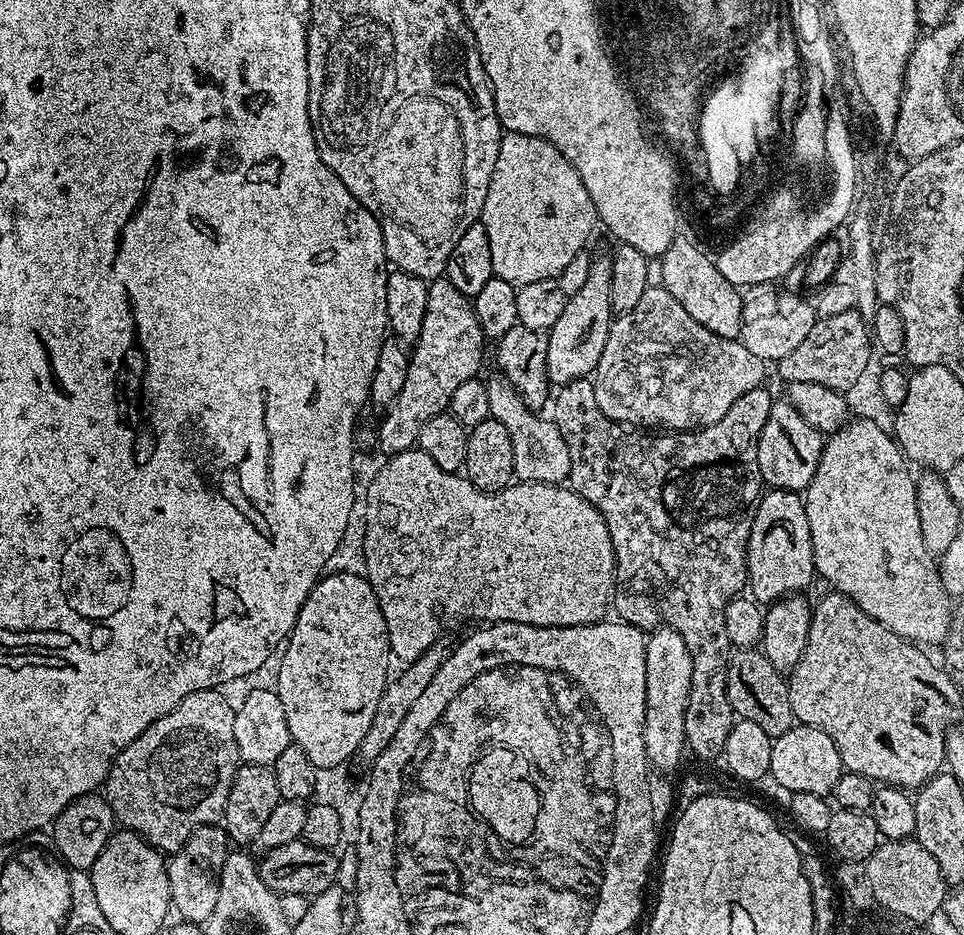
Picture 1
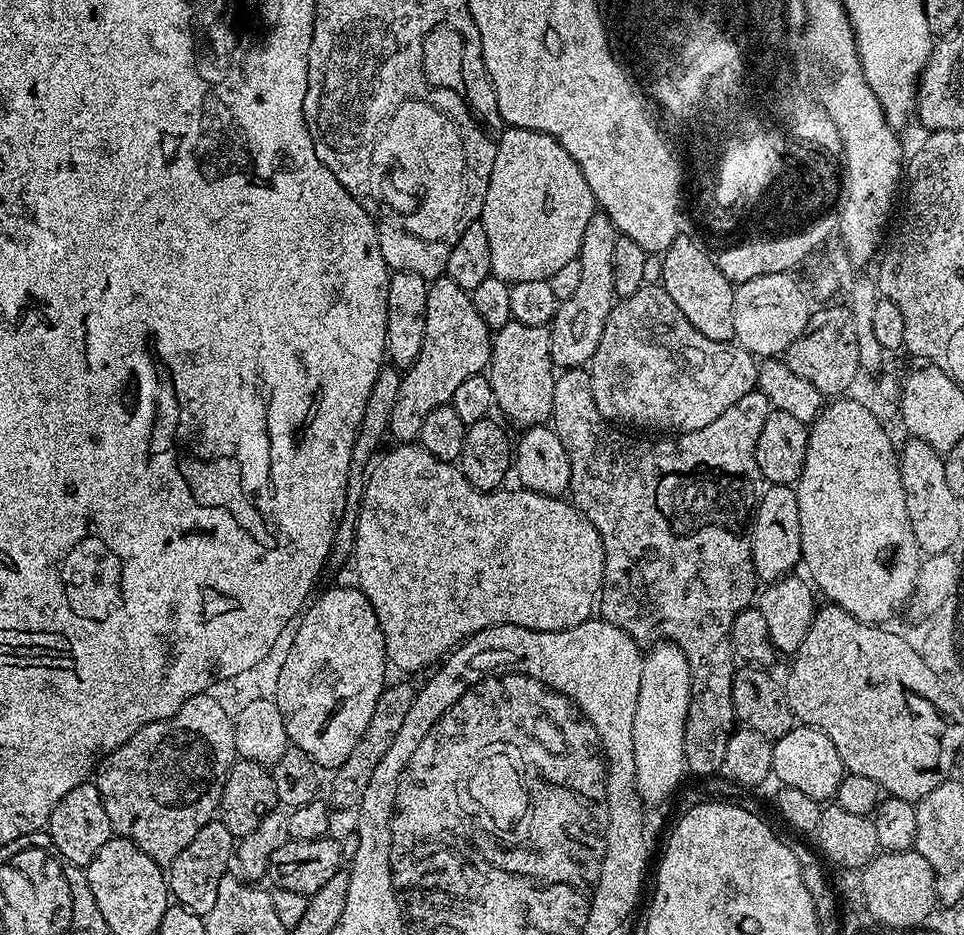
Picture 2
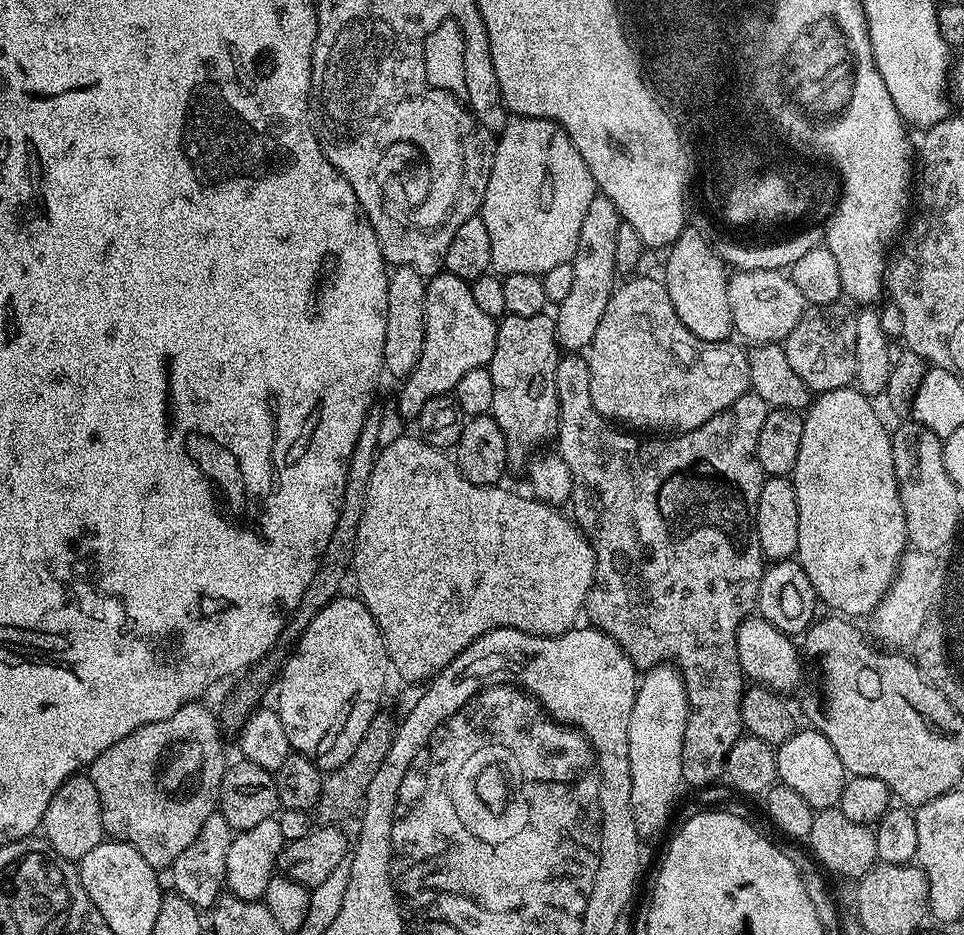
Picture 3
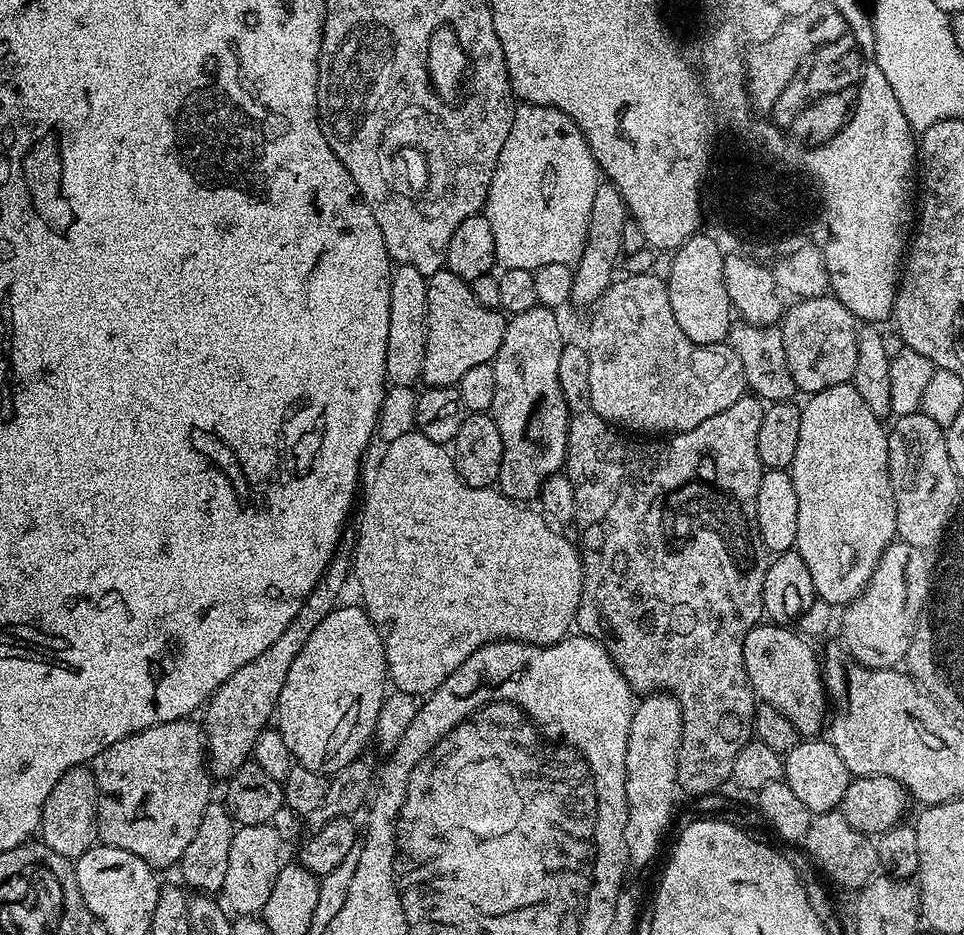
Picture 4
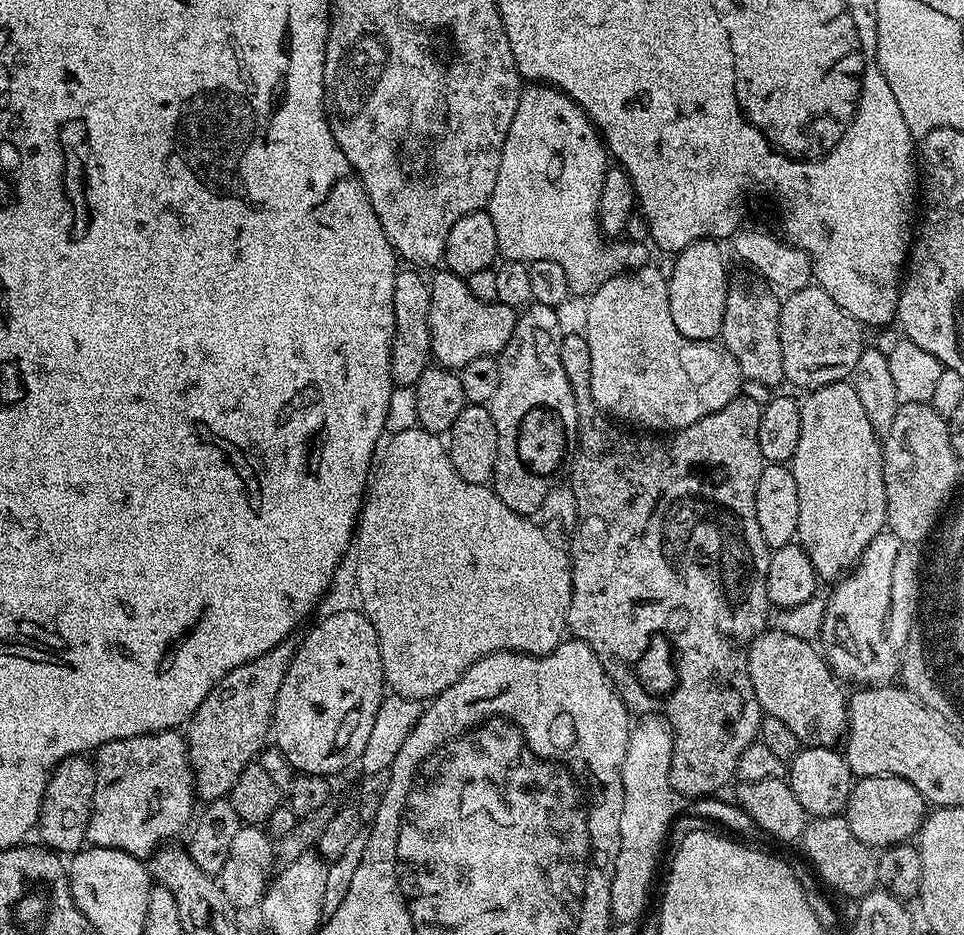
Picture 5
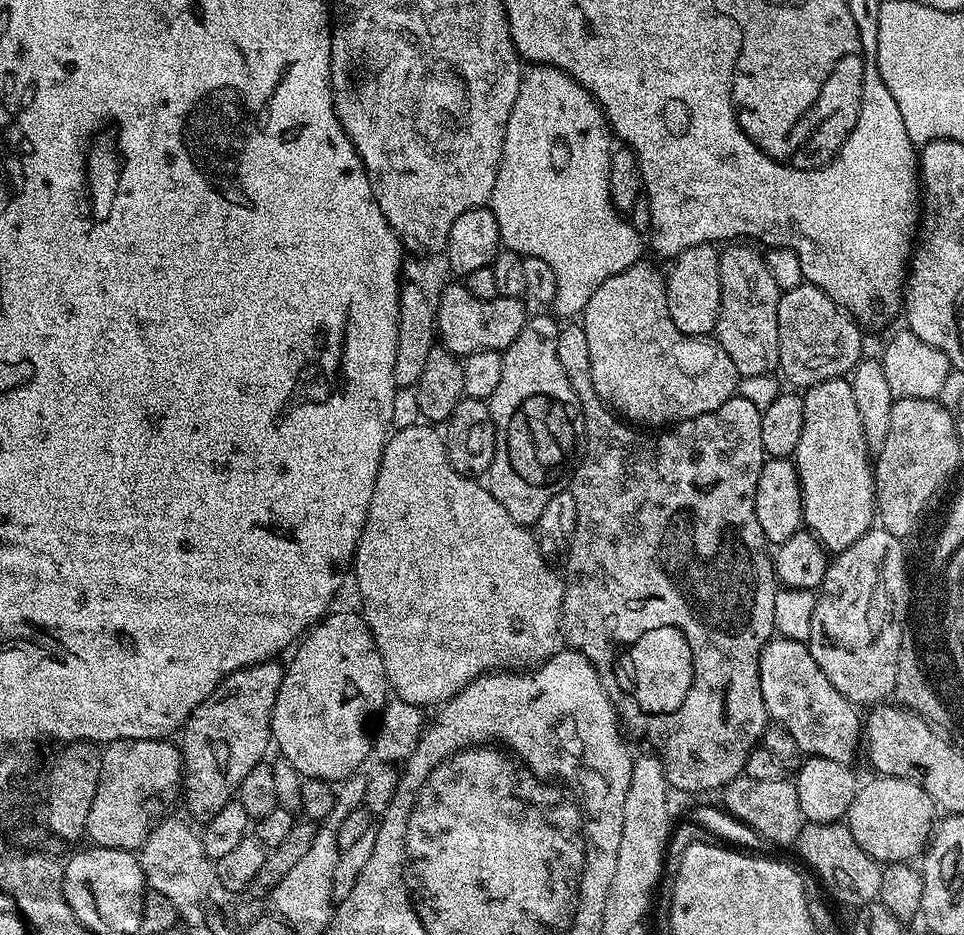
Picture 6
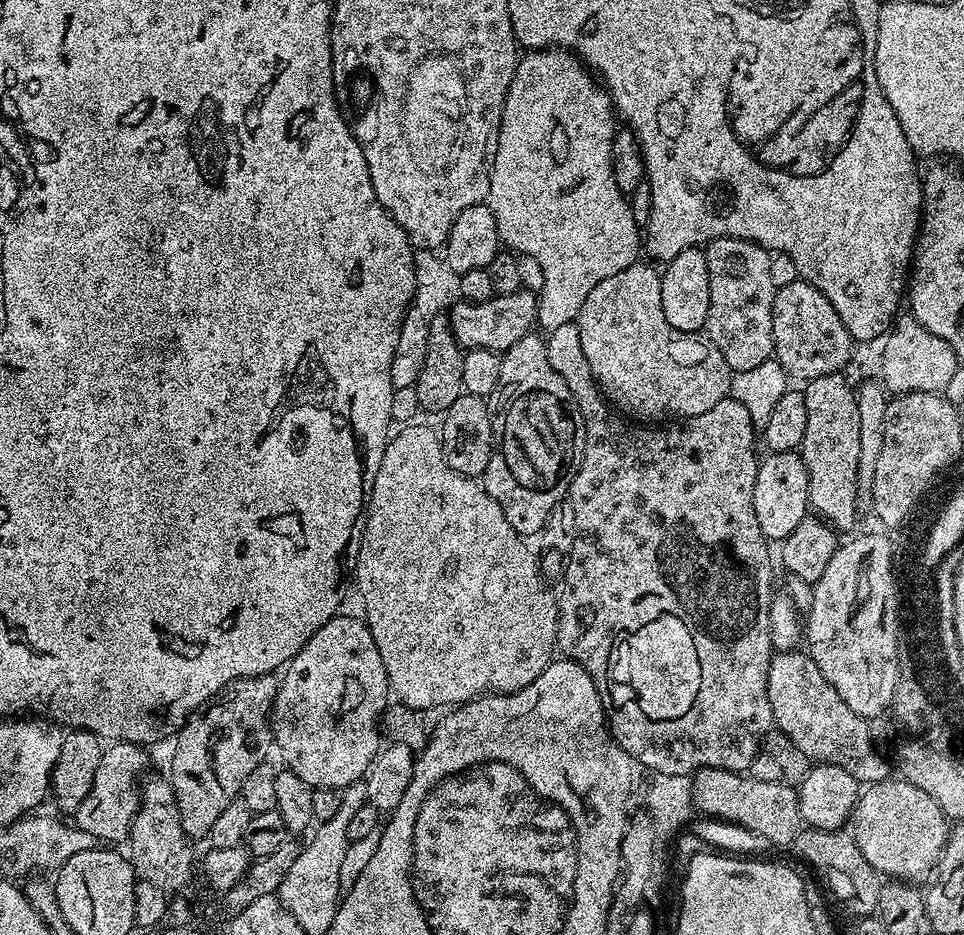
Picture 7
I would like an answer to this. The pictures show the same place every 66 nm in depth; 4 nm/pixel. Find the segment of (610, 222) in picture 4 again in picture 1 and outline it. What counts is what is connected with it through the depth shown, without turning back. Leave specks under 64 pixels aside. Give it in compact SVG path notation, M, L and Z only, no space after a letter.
M607 255L591 261L586 282L573 296L564 302L562 315L558 322L548 329L548 378L553 385L559 386L577 378L588 378L602 358L602 346L606 346L608 331L614 319L612 295L610 294L610 274L612 261Z

